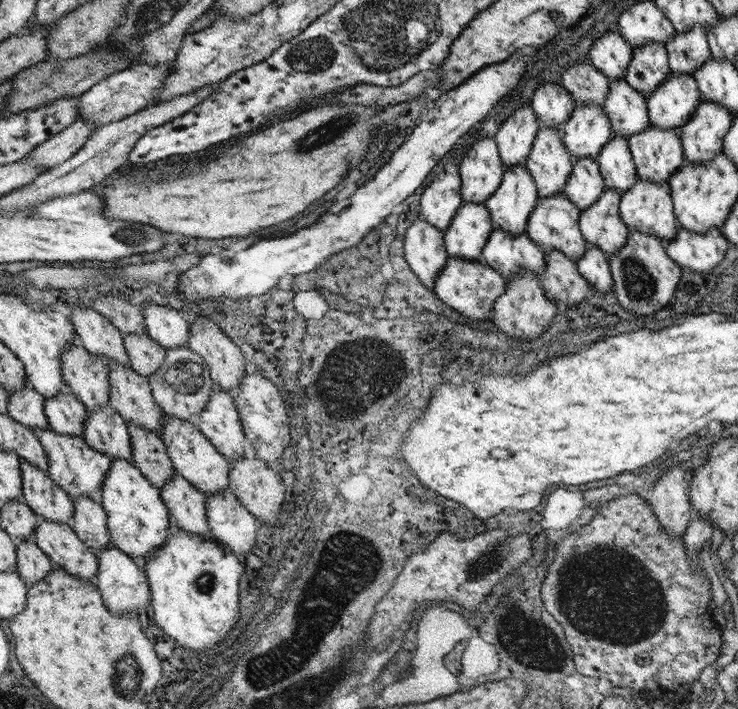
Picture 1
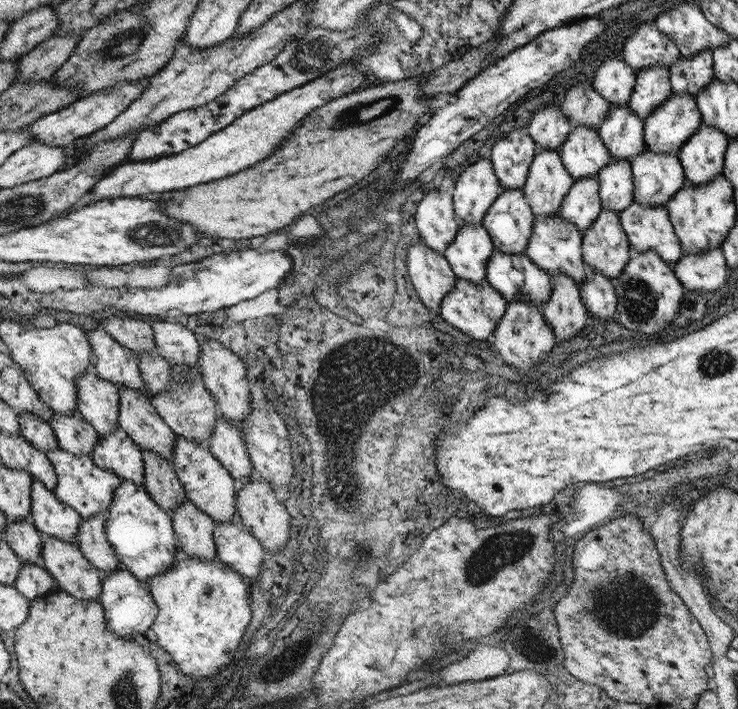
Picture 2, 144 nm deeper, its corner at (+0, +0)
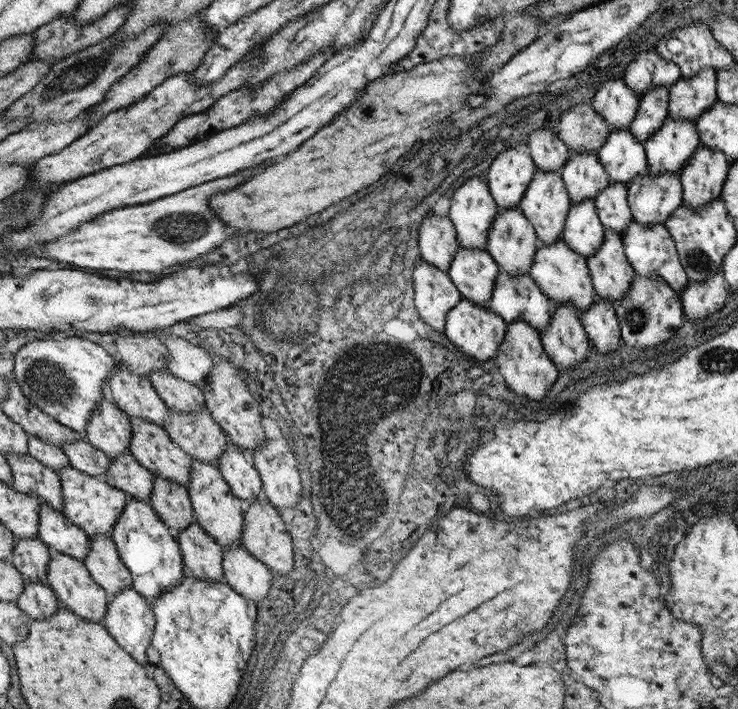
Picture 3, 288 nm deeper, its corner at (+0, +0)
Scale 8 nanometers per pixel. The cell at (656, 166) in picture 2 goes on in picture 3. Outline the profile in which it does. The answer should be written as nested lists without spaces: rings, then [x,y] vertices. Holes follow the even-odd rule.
[[[677,172],[637,176],[629,188],[629,208],[639,224],[665,224],[667,218],[683,204],[683,184]]]

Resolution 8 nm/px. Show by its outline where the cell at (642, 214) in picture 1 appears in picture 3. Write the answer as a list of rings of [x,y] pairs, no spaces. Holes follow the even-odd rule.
[[[631,222],[631,226],[627,228],[627,232],[623,232],[623,248],[625,248],[625,254],[627,254],[627,260],[629,264],[633,266],[635,274],[639,276],[661,276],[679,296],[681,292],[685,290],[685,286],[689,284],[685,272],[683,272],[683,266],[679,262],[679,256],[677,256],[677,248],[675,248],[675,242],[669,234],[669,230],[665,228],[665,224],[639,224],[639,222]]]

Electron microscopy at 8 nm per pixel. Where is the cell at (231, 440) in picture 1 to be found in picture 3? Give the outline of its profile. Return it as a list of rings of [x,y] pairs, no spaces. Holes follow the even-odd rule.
[[[227,440],[227,450],[219,460],[219,474],[229,490],[247,506],[257,500],[257,492],[261,490],[261,482],[257,470],[243,458],[241,448]]]

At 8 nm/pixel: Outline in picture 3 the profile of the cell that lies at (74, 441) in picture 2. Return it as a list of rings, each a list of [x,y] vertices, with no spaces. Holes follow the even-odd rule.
[[[73,442],[73,444],[63,444],[61,448],[69,460],[69,466],[95,476],[95,478],[103,478],[107,474],[109,468],[109,458],[105,456],[105,452],[95,450],[95,446],[91,446],[91,442]]]

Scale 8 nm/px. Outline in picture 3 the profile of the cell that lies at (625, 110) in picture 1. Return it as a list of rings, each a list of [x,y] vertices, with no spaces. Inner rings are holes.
[[[629,128],[609,130],[607,142],[599,148],[597,158],[603,164],[609,182],[631,184],[637,176],[647,172],[645,146],[633,138]]]

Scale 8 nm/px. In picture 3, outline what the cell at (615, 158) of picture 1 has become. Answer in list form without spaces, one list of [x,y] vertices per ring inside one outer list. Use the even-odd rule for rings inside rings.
[[[609,182],[609,186],[595,198],[595,210],[603,228],[613,228],[621,236],[633,222],[627,198],[629,188],[625,182]]]

